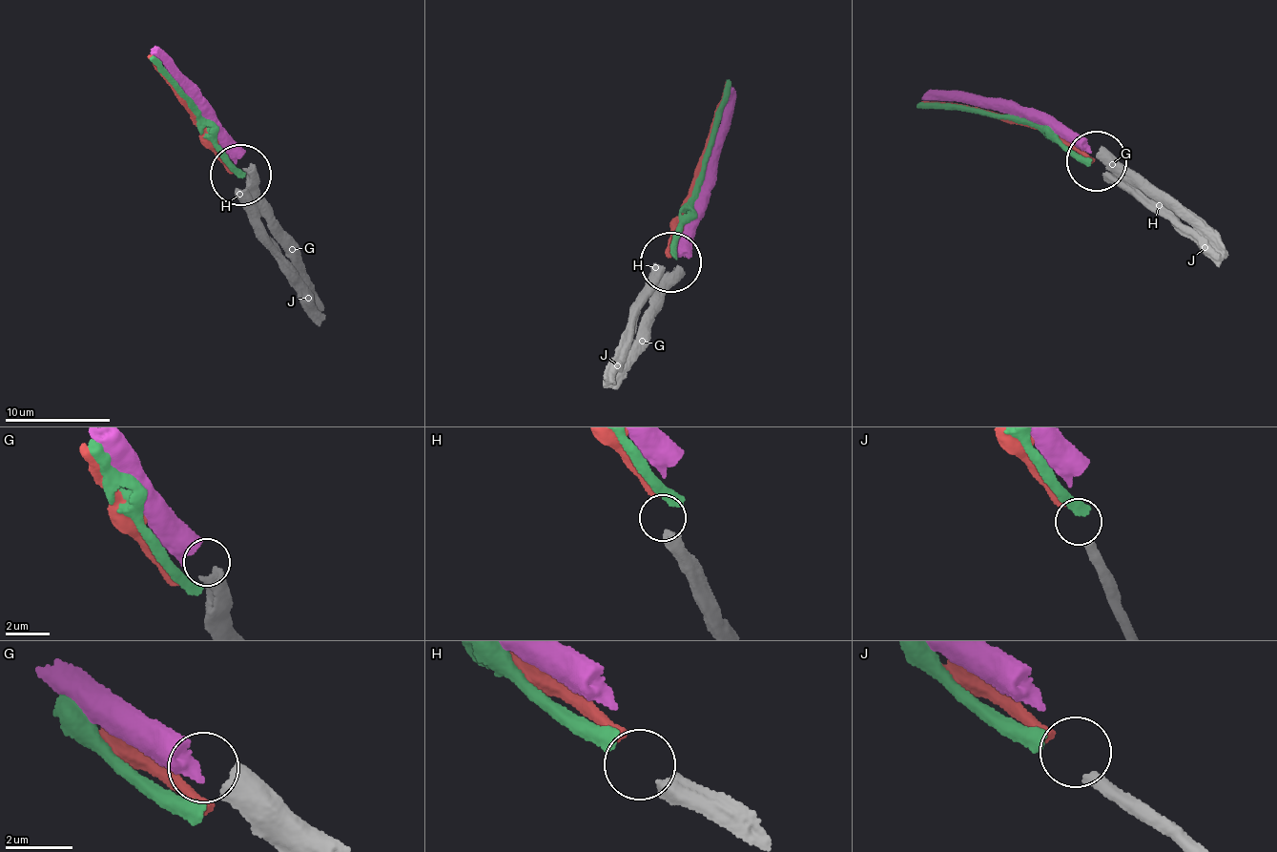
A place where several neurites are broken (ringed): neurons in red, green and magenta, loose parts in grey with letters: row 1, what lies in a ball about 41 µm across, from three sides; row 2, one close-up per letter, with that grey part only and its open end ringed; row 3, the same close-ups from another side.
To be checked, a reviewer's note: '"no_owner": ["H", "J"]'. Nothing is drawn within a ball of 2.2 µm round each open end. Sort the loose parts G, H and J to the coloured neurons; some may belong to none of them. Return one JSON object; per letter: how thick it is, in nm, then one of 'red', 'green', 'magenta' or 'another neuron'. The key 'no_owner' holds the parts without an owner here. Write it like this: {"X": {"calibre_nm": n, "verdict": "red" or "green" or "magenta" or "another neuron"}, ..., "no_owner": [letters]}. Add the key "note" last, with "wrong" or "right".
{"G": {"calibre_nm": 550, "verdict": "magenta"}, "H": {"calibre_nm": 600, "verdict": "another neuron"}, "J": {"calibre_nm": 420, "verdict": "another neuron"}, "no_owner": ["H", "J"], "note": "right"}

